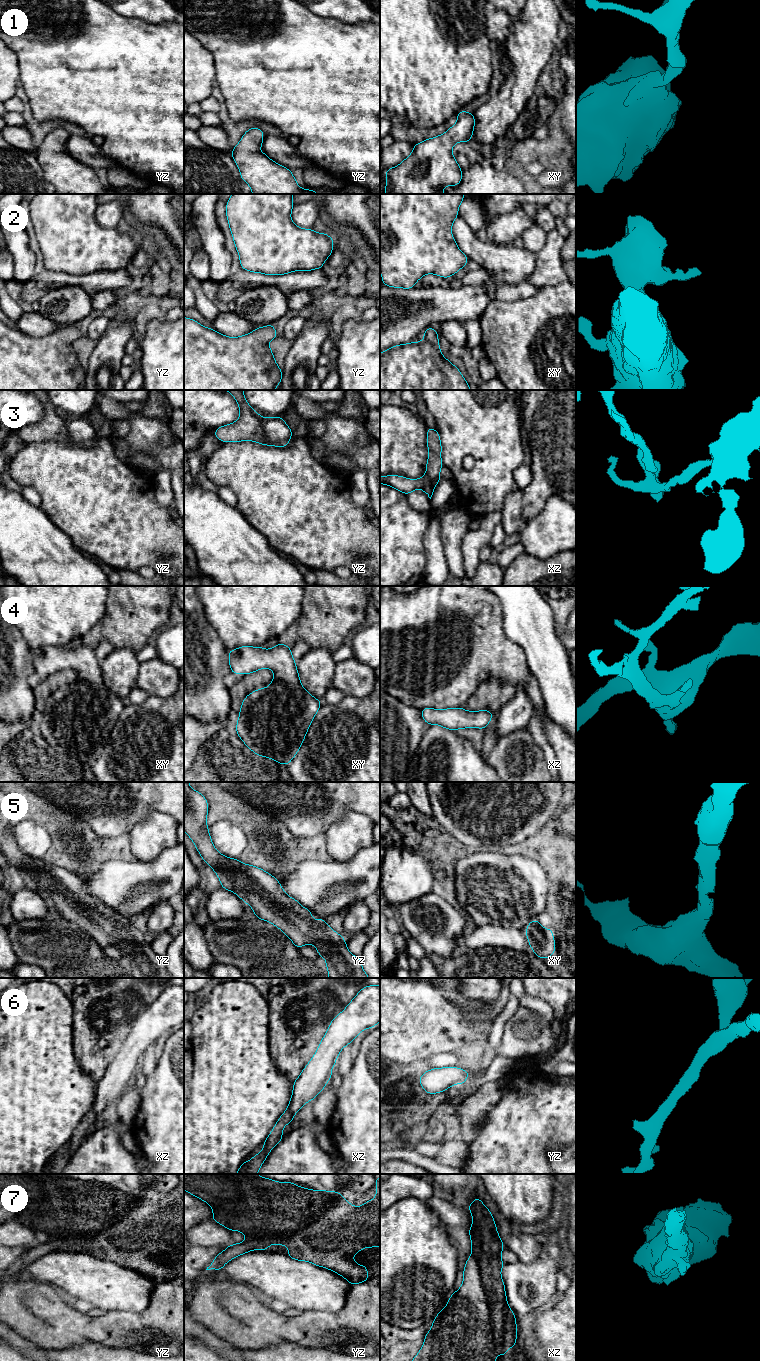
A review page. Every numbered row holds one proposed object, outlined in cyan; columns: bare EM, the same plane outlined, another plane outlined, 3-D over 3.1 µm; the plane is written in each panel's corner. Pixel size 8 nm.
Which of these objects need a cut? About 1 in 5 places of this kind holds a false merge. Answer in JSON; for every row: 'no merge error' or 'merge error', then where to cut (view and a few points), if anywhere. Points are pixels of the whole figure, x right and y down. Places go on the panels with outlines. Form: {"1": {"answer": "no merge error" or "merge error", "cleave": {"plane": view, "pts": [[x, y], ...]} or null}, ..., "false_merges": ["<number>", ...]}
{"1": {"answer": "no merge error", "cleave": null}, "2": {"answer": "no merge error", "cleave": null}, "3": {"answer": "merge error", "cleave": {"plane": "yz", "pts": [[263, 418], [263, 431], [272, 442], [288, 440]]}}, "4": {"answer": "no merge error", "cleave": null}, "5": {"answer": "no merge error", "cleave": null}, "6": {"answer": "no merge error", "cleave": null}, "7": {"answer": "merge error", "cleave": {"plane": "yz", "pts": [[336, 1191], [336, 1197], [320, 1214], [297, 1230], [247, 1238]]}}, "false_merges": ["3", "7"]}

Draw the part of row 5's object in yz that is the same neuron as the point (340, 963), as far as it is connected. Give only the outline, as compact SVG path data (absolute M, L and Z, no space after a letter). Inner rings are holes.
M184 782L184 831L196 846L203 861L216 873L221 887L235 893L254 911L255 917L268 921L280 929L292 943L300 949L310 944L317 948L318 955L326 961L329 978L370 978L363 969L361 958L350 953L343 936L334 931L326 920L312 919L312 912L287 895L277 878L265 870L243 864L239 859L229 858L214 847L206 825L208 815L208 801L198 791L193 790L189 782Z

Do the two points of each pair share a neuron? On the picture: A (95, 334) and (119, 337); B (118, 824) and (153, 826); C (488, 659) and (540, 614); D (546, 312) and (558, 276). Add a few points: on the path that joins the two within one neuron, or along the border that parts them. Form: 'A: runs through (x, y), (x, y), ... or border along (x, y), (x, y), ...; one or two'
A: border along (106, 331), (96, 341); two
B: border along (155, 811), (137, 823), (129, 833); two
C: border along (502, 618), (504, 633), (520, 648), (525, 658); two
D: border along (565, 280), (553, 285), (543, 285), (539, 288); two

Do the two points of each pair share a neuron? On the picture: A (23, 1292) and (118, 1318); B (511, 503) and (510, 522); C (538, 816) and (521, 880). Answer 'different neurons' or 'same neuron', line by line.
A: same neuron
B: same neuron
C: different neurons

